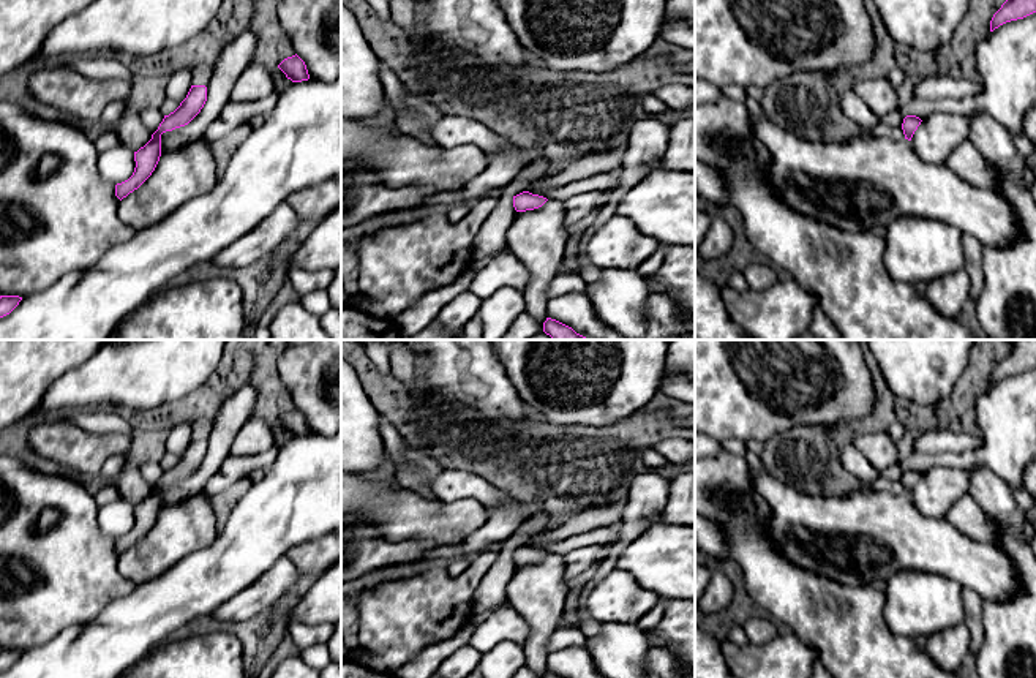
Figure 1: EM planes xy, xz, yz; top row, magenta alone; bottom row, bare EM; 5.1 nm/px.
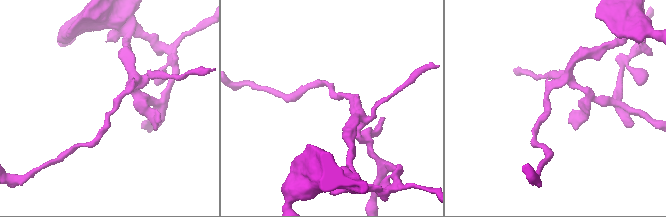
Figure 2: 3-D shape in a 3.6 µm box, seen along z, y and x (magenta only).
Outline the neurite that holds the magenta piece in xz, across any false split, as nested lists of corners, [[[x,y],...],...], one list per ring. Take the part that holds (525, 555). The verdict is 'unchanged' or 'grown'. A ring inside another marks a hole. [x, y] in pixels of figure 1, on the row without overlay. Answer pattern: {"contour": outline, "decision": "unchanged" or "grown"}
{"contour": [[[529,545],[513,550],[513,561],[516,566],[526,566],[542,561],[548,553]]], "decision": "unchanged"}

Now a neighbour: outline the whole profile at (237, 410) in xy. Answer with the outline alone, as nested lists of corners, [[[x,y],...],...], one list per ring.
[[[245,384],[227,397],[213,420],[207,441],[207,455],[201,466],[185,480],[161,488],[161,507],[202,493],[205,484],[231,455],[231,446],[240,428],[253,417],[257,390]]]

